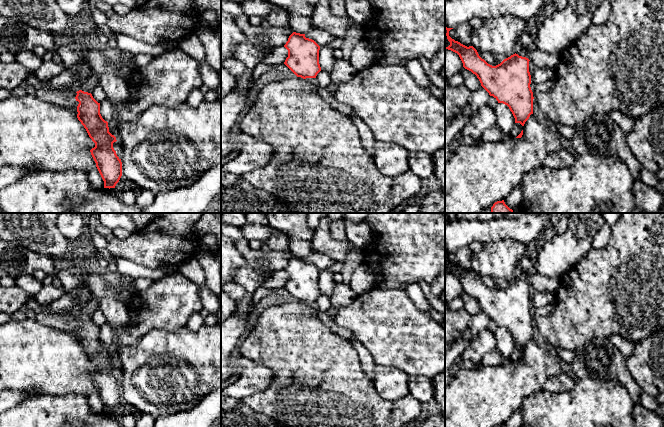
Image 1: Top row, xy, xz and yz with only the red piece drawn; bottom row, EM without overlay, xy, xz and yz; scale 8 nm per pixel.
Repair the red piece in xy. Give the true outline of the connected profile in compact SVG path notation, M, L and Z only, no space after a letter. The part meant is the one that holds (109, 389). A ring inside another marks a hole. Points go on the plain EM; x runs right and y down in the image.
M82 314L76 317L75 323L79 326L77 330L77 342L95 367L95 371L90 376L104 405L104 412L115 412L122 400L122 386L113 372L113 367L117 365L116 361L109 356L108 346L100 338L100 327L93 322L92 318Z

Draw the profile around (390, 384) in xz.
M377 366L373 387L381 399L395 401L409 394L408 380L400 369Z

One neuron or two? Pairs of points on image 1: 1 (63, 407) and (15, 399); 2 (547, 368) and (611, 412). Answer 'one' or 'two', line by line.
1: two
2: two

